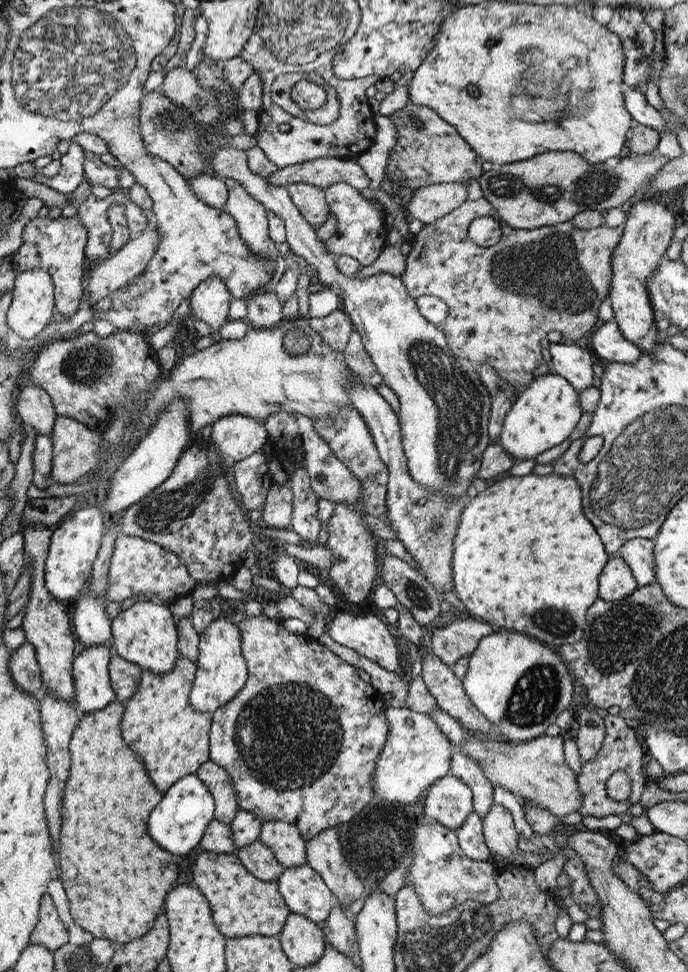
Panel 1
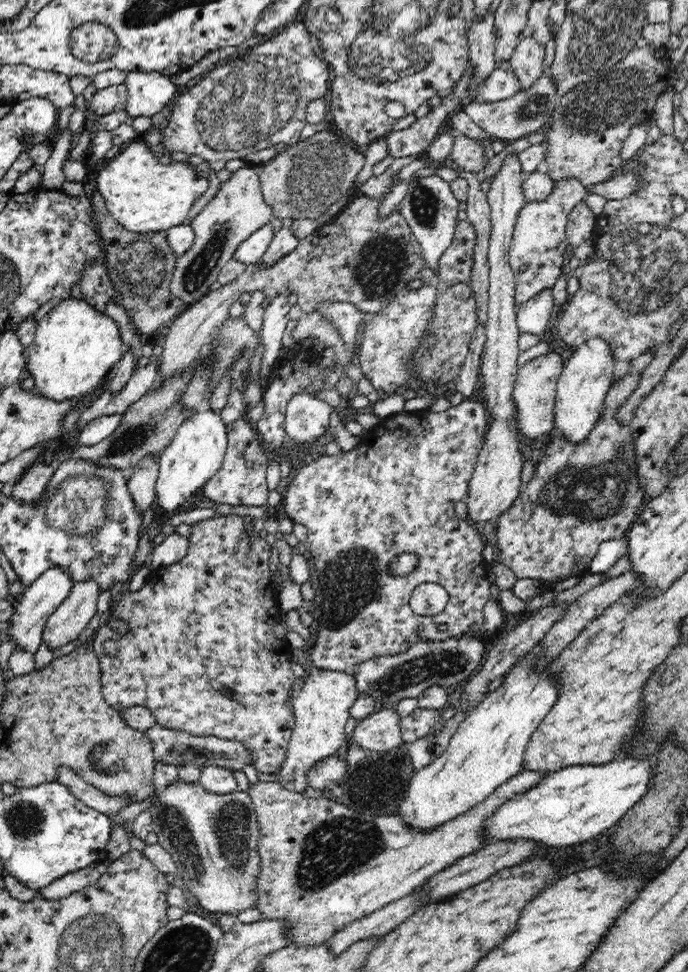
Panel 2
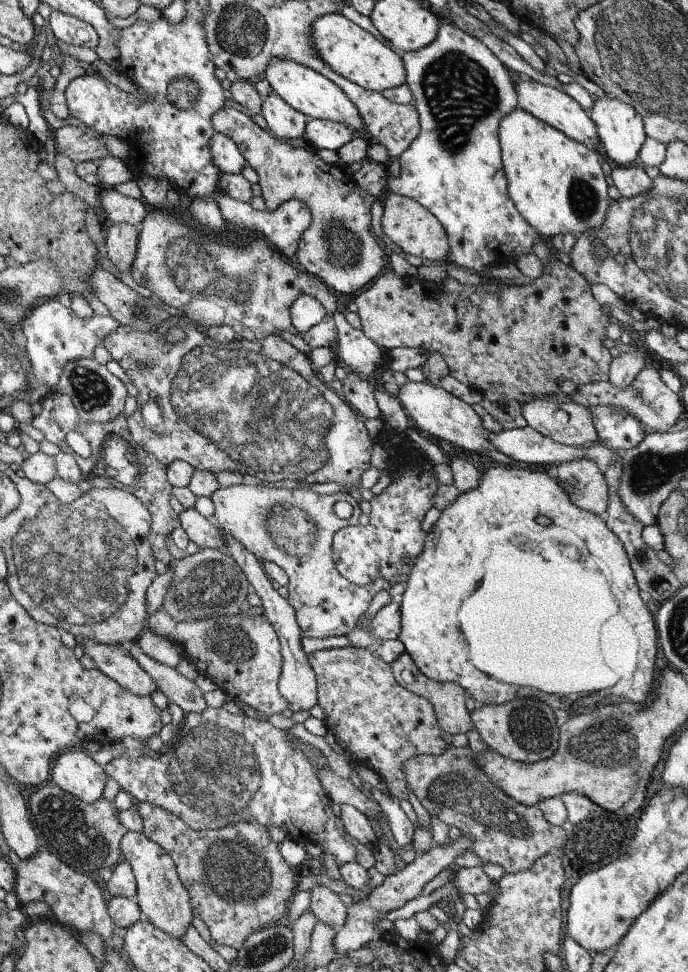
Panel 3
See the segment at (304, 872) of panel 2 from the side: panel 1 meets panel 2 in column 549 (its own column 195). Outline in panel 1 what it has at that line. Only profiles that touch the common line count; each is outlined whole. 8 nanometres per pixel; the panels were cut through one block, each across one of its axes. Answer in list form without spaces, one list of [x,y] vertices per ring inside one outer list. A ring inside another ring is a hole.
[[[211,760],[205,761],[194,774],[214,800],[213,819],[221,824],[230,824],[238,805],[228,774]]]

